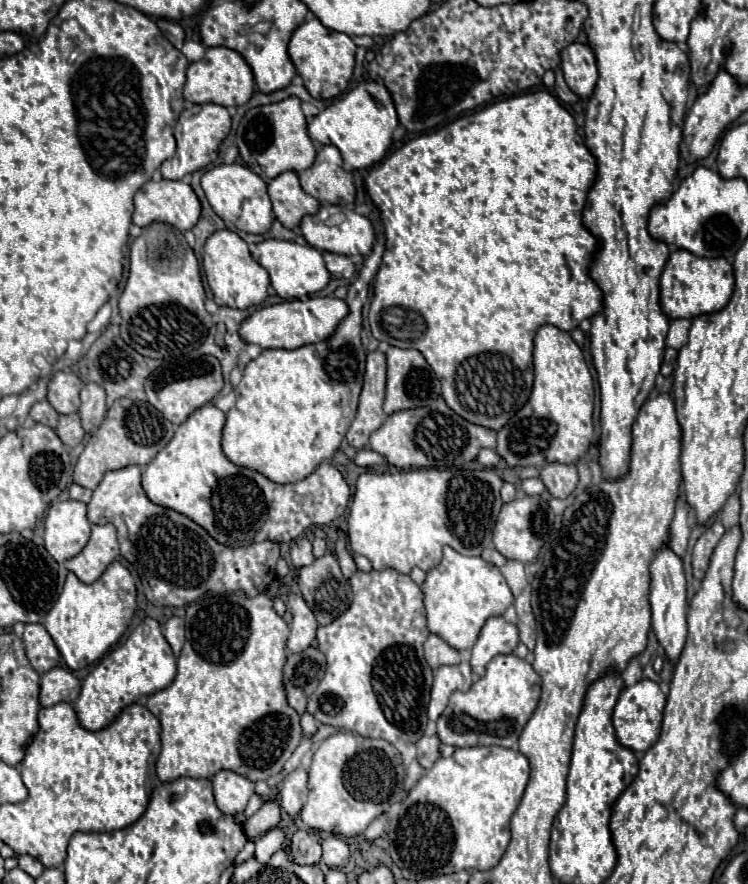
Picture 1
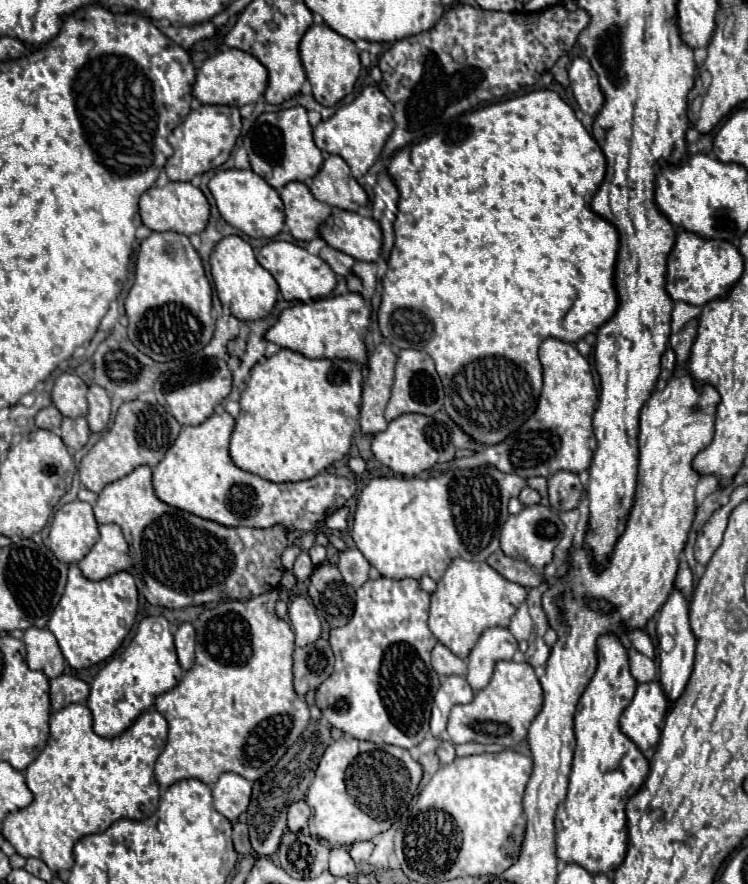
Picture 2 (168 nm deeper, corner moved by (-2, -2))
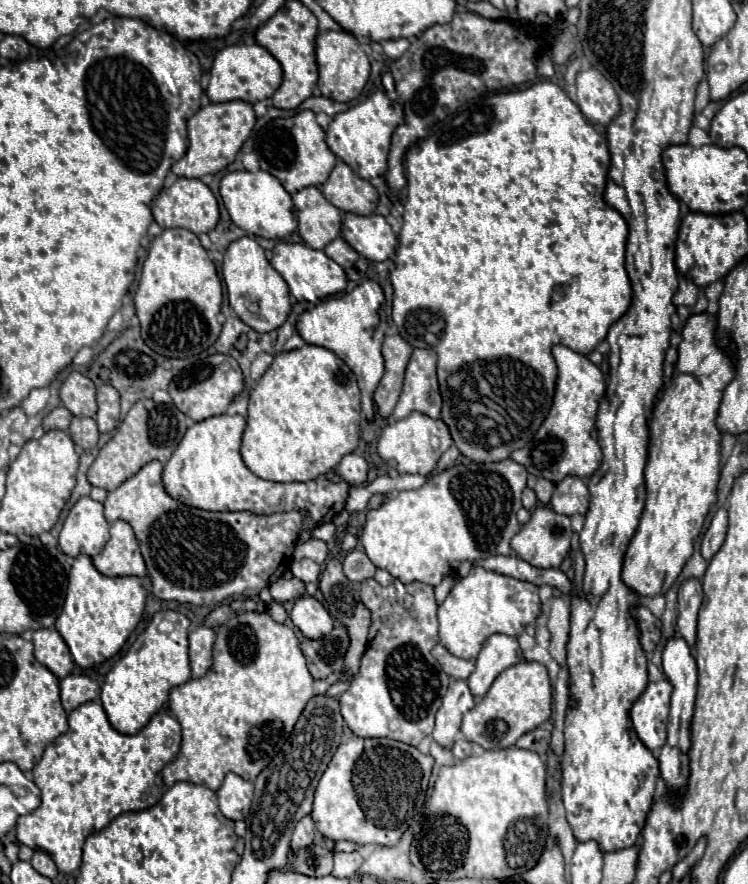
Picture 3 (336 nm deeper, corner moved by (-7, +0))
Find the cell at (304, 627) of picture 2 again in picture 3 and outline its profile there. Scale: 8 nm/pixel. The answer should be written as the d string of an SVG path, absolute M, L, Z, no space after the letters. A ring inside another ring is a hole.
M308 594L300 596L294 602L290 618L306 638L322 638L332 630L332 624L334 624L326 608Z

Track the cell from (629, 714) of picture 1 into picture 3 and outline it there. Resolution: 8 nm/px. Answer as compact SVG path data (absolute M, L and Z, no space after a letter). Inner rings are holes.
M668 680L654 684L650 682L632 706L630 718L634 730L638 738L644 742L644 746L650 750L664 746L670 694L672 694L672 686L668 684Z

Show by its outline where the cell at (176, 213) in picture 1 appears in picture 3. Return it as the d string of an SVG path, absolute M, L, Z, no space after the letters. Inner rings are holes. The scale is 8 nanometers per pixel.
M178 178L170 188L164 188L158 192L158 196L152 200L152 216L162 228L186 228L194 234L210 232L214 230L220 214L218 214L218 202L210 188L196 180L196 178Z

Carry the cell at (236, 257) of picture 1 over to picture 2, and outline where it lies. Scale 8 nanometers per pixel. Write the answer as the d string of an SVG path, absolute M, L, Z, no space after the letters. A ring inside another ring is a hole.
M227 236L223 238L213 254L211 254L211 276L217 288L217 296L227 310L239 318L239 320L259 320L265 318L273 312L275 302L277 302L277 292L279 288L275 286L275 278L271 278L269 270L263 270L259 266L253 248L241 238L241 236Z

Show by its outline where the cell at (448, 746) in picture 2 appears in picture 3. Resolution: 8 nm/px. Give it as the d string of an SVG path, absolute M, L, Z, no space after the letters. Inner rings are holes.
M458 736L454 746L452 746L452 754L456 760L462 760L462 758L468 758L472 754L472 744L468 740L464 740L464 736Z

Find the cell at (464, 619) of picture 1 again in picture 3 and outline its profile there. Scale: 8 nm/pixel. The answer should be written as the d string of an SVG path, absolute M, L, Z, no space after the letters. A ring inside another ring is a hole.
M472 566L468 576L456 582L456 586L438 608L440 642L454 656L474 660L480 652L482 642L490 634L502 632L508 636L518 636L528 622L536 620L536 612L540 612L538 586L502 576L492 570L484 570L482 566Z

